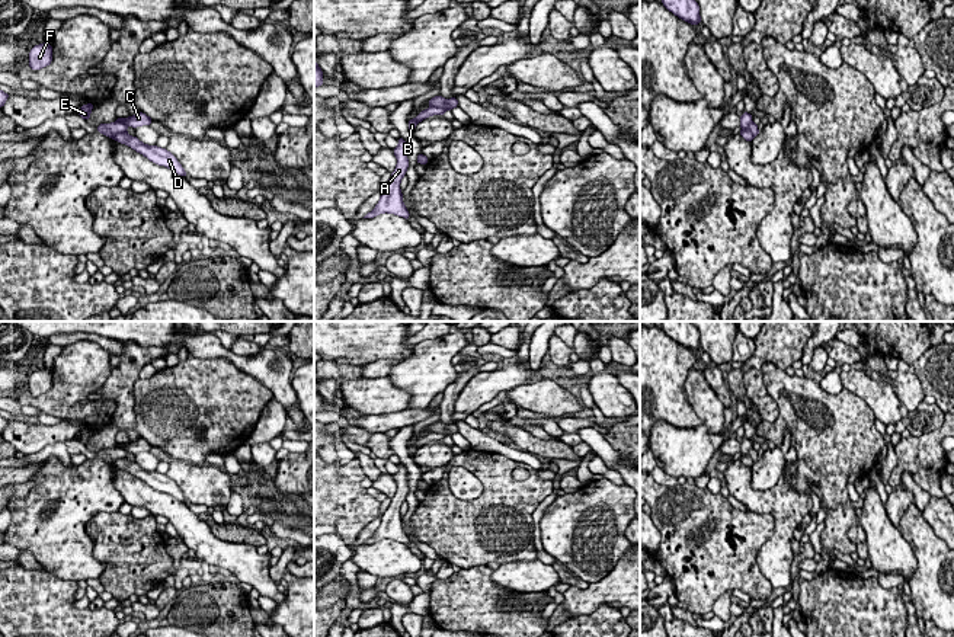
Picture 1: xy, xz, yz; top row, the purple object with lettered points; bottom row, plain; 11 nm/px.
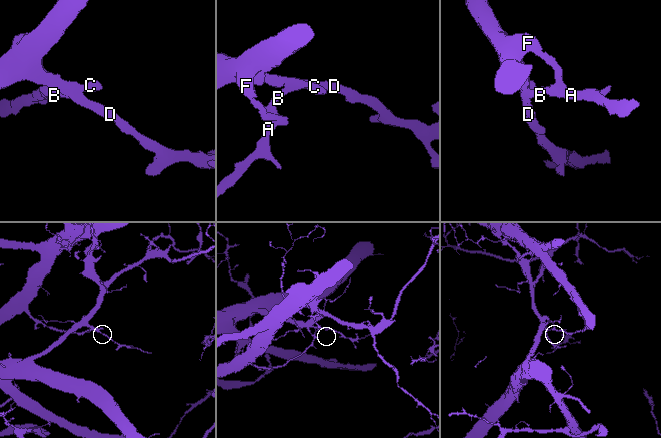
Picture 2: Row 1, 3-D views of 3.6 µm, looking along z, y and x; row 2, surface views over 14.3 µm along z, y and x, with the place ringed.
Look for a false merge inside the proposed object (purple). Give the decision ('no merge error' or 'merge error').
merge error

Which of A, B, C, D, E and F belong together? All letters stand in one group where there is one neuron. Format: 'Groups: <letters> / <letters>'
Groups: A B / C D E F

